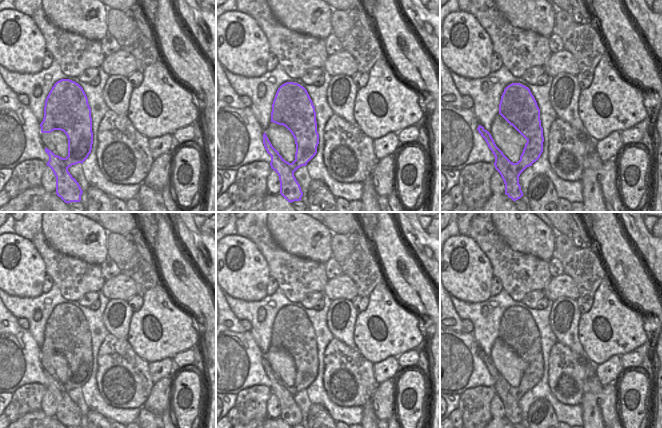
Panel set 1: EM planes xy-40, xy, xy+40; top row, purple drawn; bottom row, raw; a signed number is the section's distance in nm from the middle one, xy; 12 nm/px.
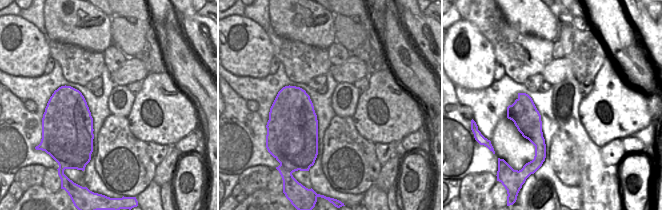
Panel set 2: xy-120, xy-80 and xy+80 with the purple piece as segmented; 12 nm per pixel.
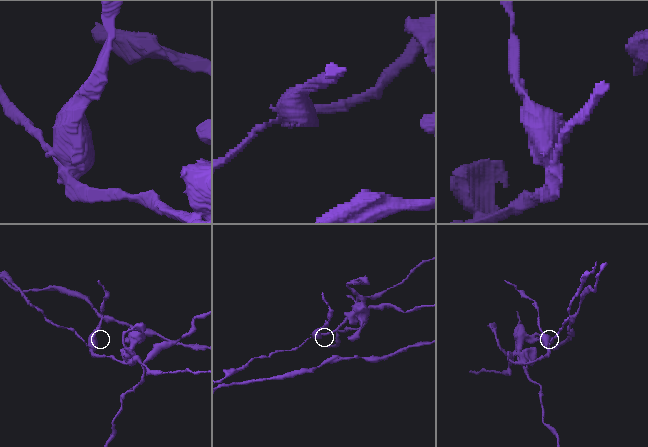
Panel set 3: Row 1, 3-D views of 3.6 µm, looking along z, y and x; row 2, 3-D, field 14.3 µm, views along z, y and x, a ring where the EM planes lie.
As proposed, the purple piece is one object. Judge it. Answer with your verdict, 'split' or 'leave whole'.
split

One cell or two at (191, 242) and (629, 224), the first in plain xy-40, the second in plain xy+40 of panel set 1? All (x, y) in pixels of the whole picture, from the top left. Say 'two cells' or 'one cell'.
one cell

